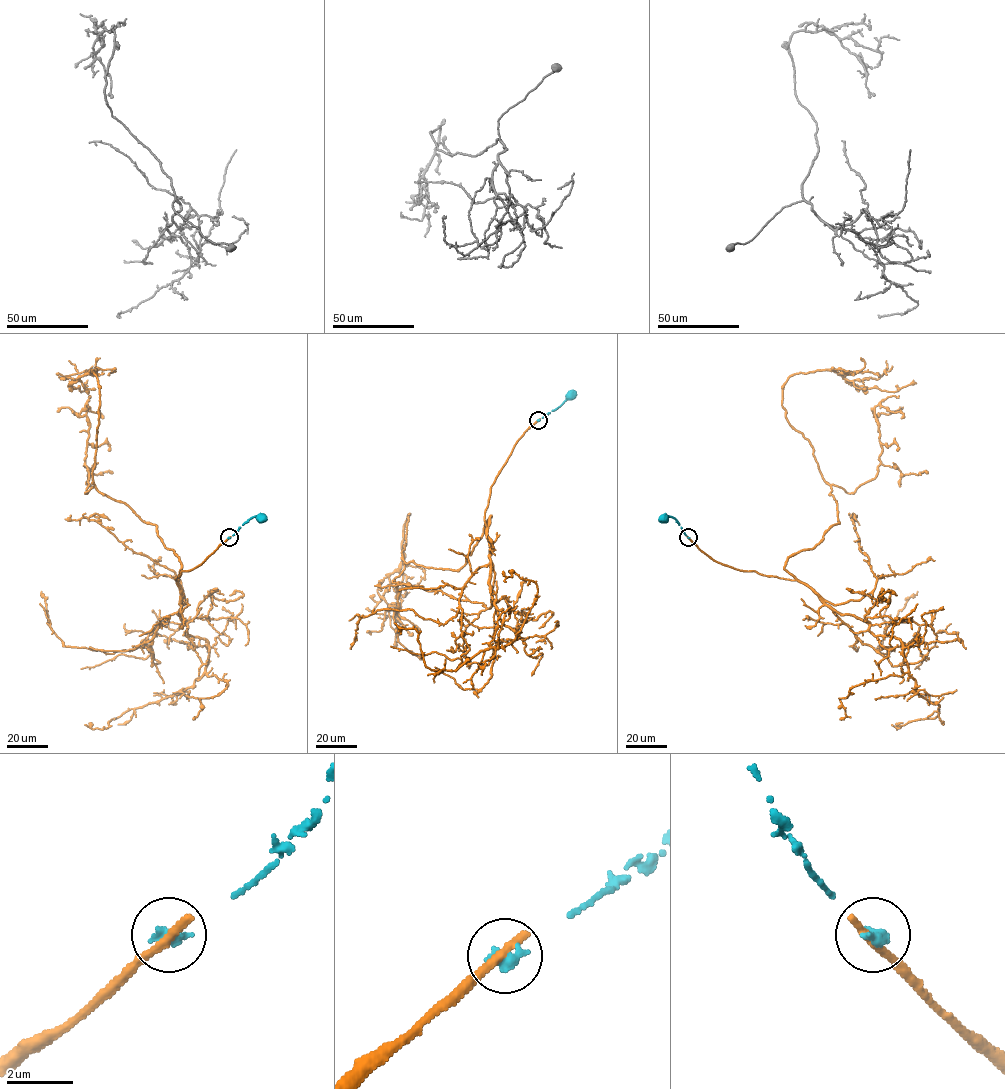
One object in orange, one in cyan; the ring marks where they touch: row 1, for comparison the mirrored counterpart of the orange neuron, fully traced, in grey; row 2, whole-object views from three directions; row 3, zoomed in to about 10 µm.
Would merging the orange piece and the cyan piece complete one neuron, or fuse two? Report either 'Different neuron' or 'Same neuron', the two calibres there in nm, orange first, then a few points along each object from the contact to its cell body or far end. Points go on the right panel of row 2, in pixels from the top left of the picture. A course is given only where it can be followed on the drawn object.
Different neuron. Thickness 320 nm (orange) against 360 nm. Course of orange: (688, 537), (730, 567), (795, 580), (787, 559), (839, 522), (782, 386), (823, 370), (881, 390), (916, 383). Course of cyan: (688, 537), (674, 518), (664, 520)

